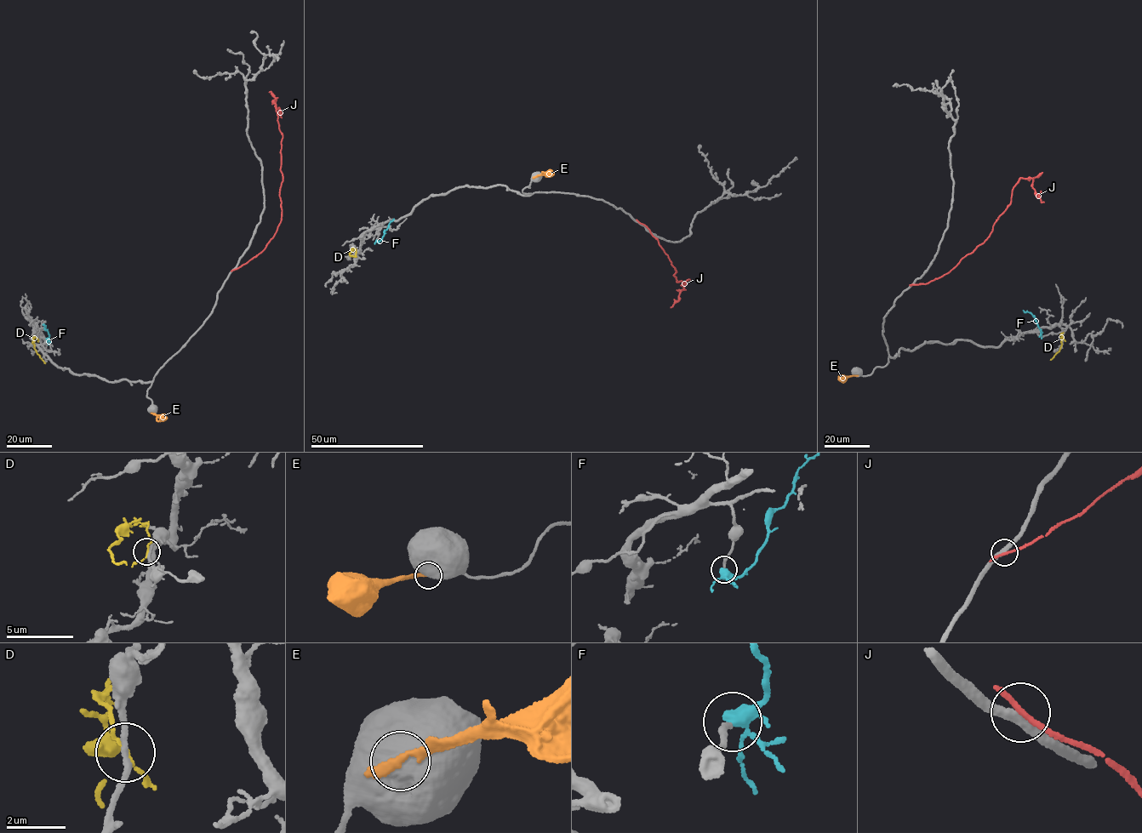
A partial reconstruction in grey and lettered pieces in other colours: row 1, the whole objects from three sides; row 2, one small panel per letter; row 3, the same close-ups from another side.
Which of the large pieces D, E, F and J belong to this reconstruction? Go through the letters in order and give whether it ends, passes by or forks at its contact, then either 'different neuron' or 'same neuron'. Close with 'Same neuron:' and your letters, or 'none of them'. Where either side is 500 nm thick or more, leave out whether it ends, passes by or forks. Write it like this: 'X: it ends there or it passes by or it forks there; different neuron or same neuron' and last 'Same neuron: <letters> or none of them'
D: it passes by; different neuron
E: different neuron
F: it forks there; same neuron
J: it passes by; different neuron
Same neuron: F

